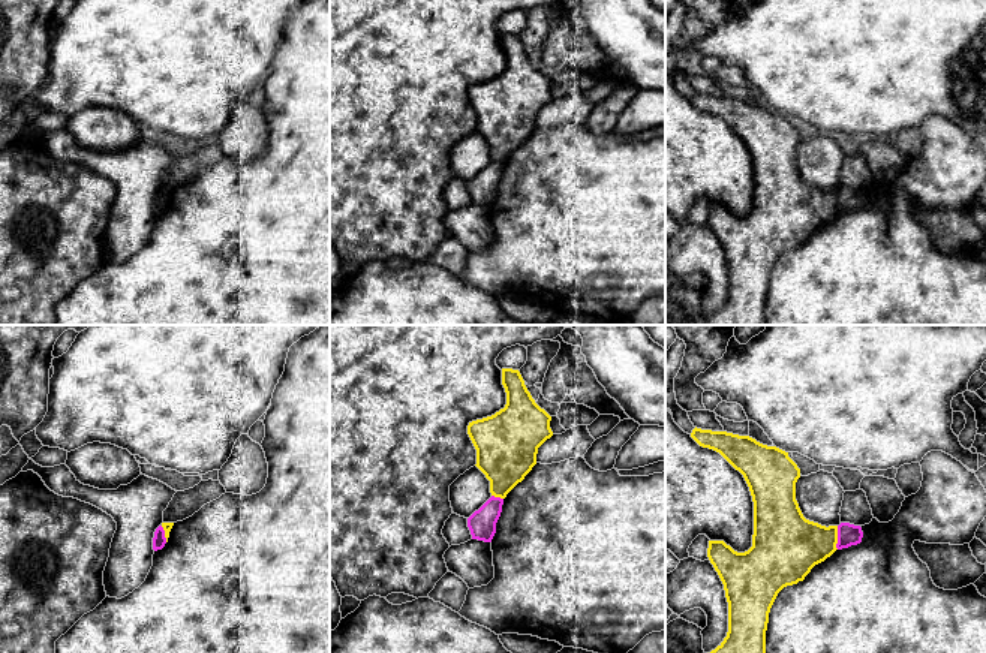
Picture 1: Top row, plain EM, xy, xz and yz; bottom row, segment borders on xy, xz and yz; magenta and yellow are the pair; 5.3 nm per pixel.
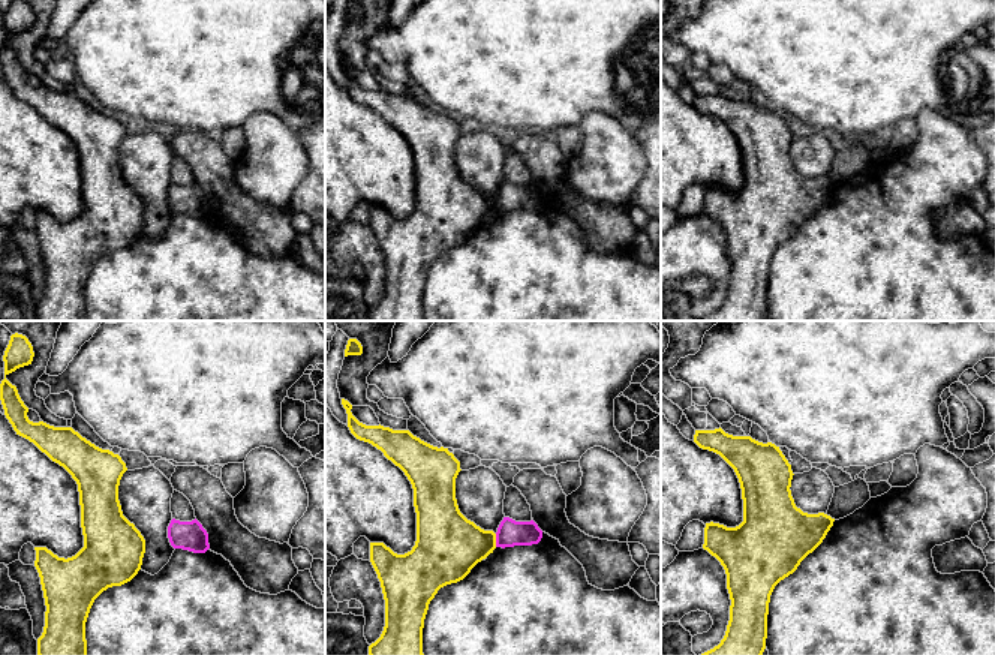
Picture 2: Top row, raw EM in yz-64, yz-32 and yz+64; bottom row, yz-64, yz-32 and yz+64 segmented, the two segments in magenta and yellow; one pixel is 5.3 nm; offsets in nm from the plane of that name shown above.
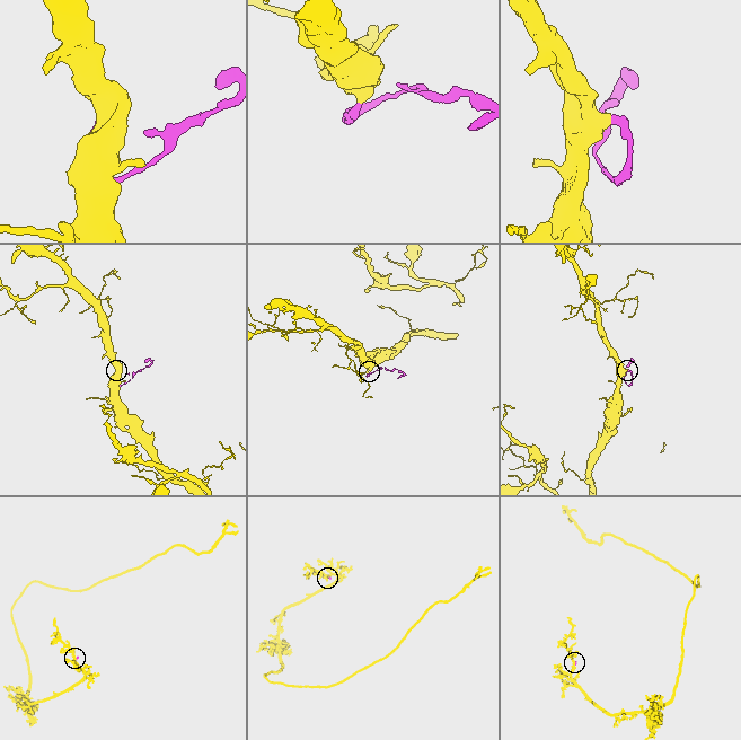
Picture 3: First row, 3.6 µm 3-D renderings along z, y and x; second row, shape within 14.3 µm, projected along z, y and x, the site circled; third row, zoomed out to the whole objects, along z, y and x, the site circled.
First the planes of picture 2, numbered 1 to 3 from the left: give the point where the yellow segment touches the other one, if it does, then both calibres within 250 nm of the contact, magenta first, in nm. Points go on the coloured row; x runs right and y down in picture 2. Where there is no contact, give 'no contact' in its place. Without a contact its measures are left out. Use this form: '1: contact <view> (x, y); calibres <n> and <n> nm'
1: no contact
2: contact yz-32 (496, 540); calibres 140 and 340 nm
3: no contact

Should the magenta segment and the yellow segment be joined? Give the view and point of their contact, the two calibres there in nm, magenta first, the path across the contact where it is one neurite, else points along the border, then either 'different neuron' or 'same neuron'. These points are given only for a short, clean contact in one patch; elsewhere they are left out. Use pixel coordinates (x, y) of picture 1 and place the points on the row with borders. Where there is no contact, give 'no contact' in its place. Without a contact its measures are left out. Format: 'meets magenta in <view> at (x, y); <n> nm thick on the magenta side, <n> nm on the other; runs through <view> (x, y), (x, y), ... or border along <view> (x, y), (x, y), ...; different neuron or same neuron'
meets magenta in yz at (838, 538); 120 nm thick on the magenta side, 320 nm on the other; border along yz (838, 526), (836, 548); different neuron

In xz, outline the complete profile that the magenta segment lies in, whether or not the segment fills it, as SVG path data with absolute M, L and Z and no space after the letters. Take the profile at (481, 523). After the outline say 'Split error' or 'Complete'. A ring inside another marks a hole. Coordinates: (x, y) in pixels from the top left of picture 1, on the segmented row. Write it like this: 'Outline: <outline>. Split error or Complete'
Outline: M492 496L478 511L468 518L472 539L492 542L496 523L502 512L503 499Z. Complete

